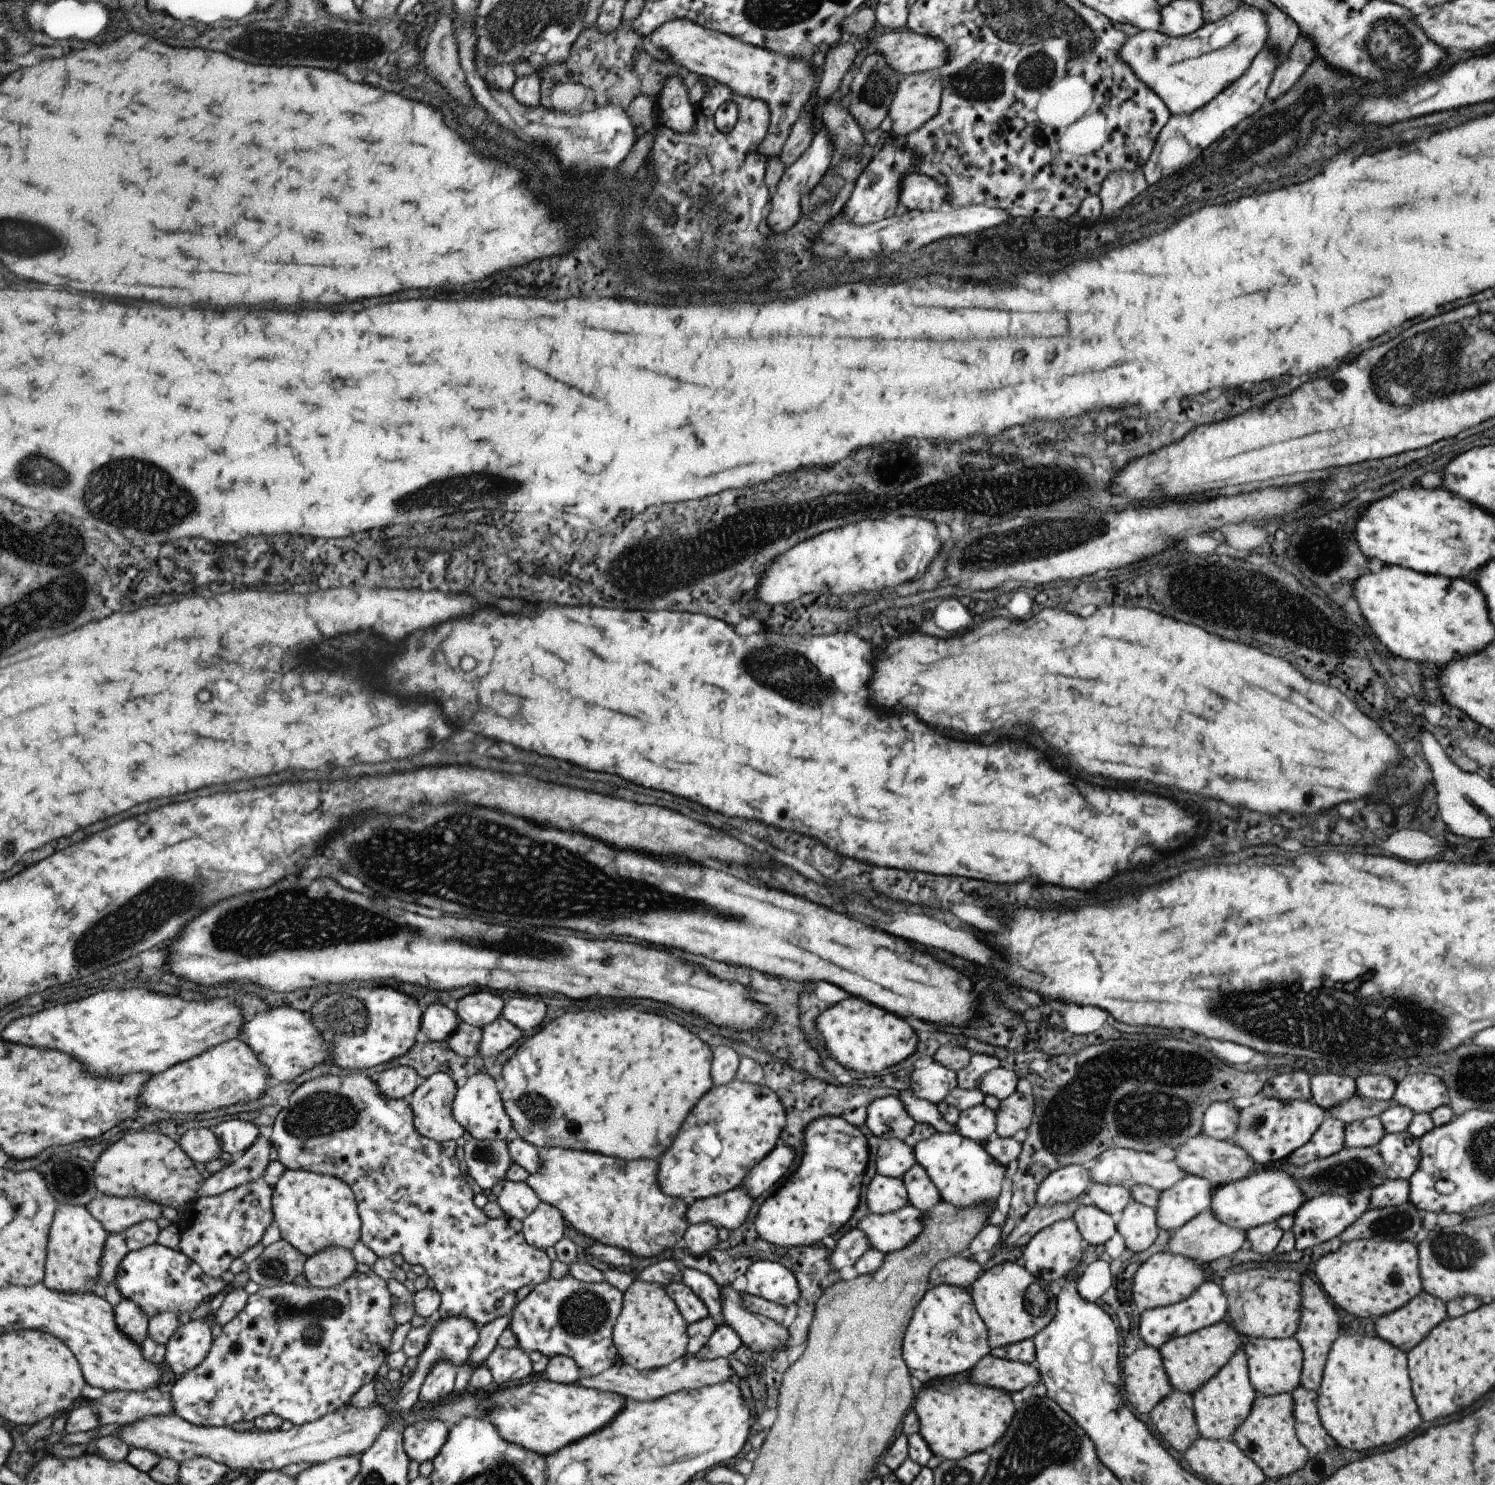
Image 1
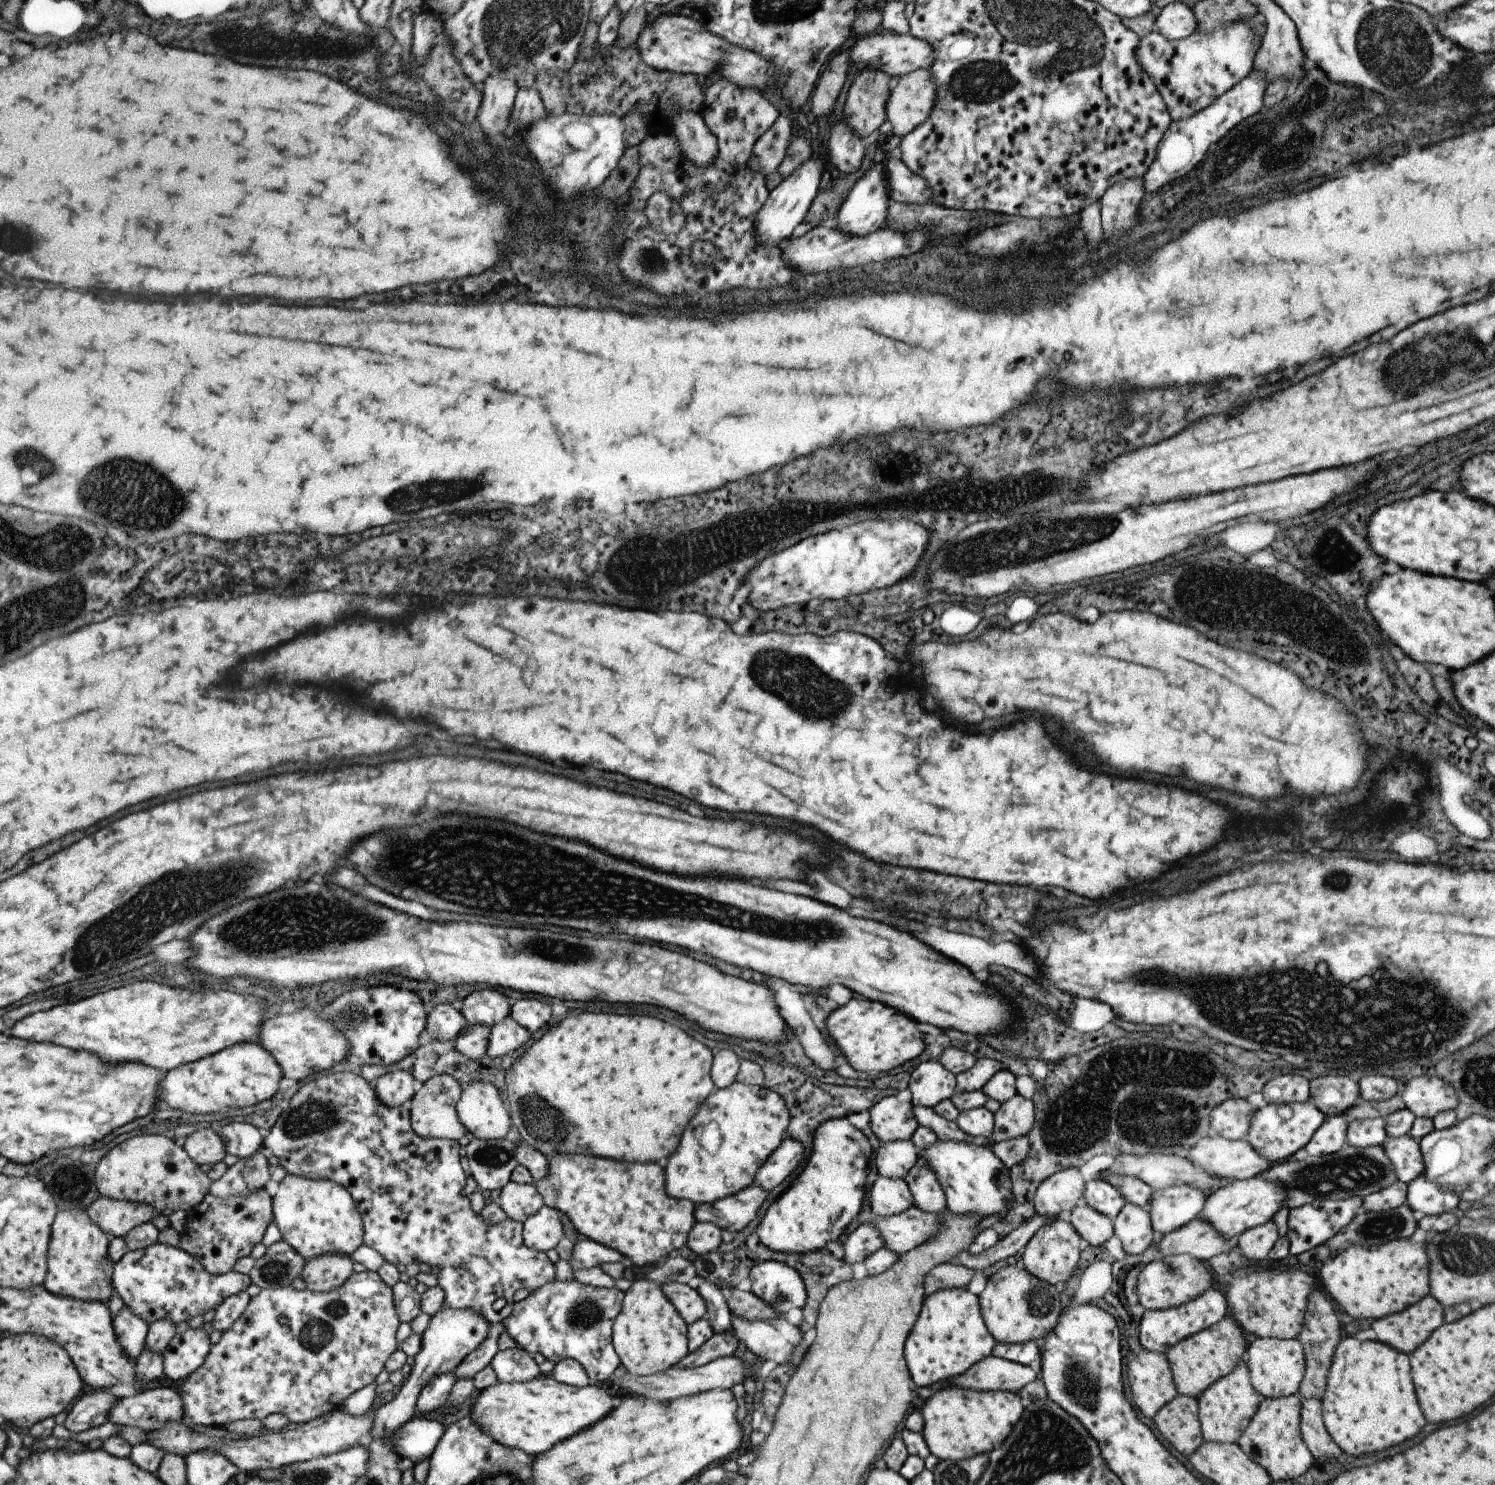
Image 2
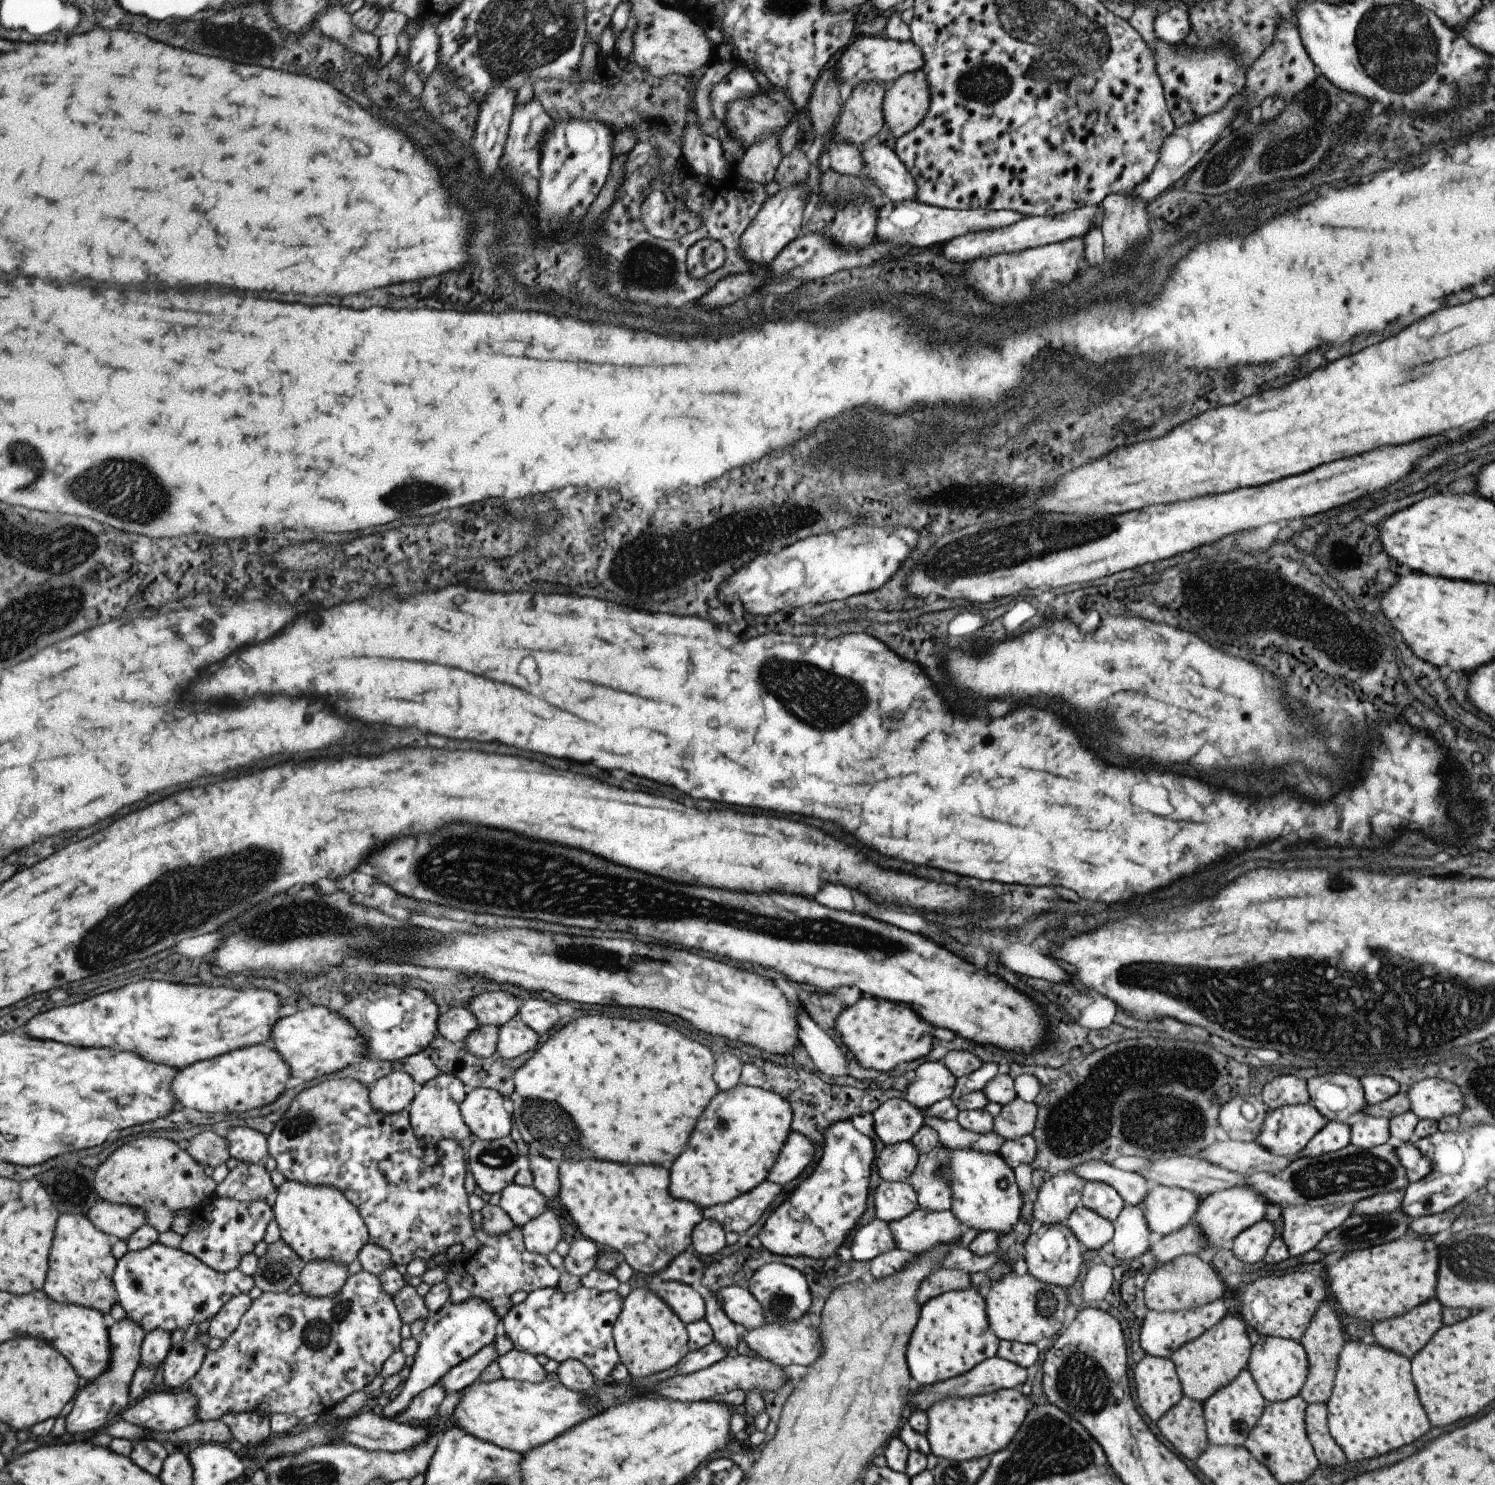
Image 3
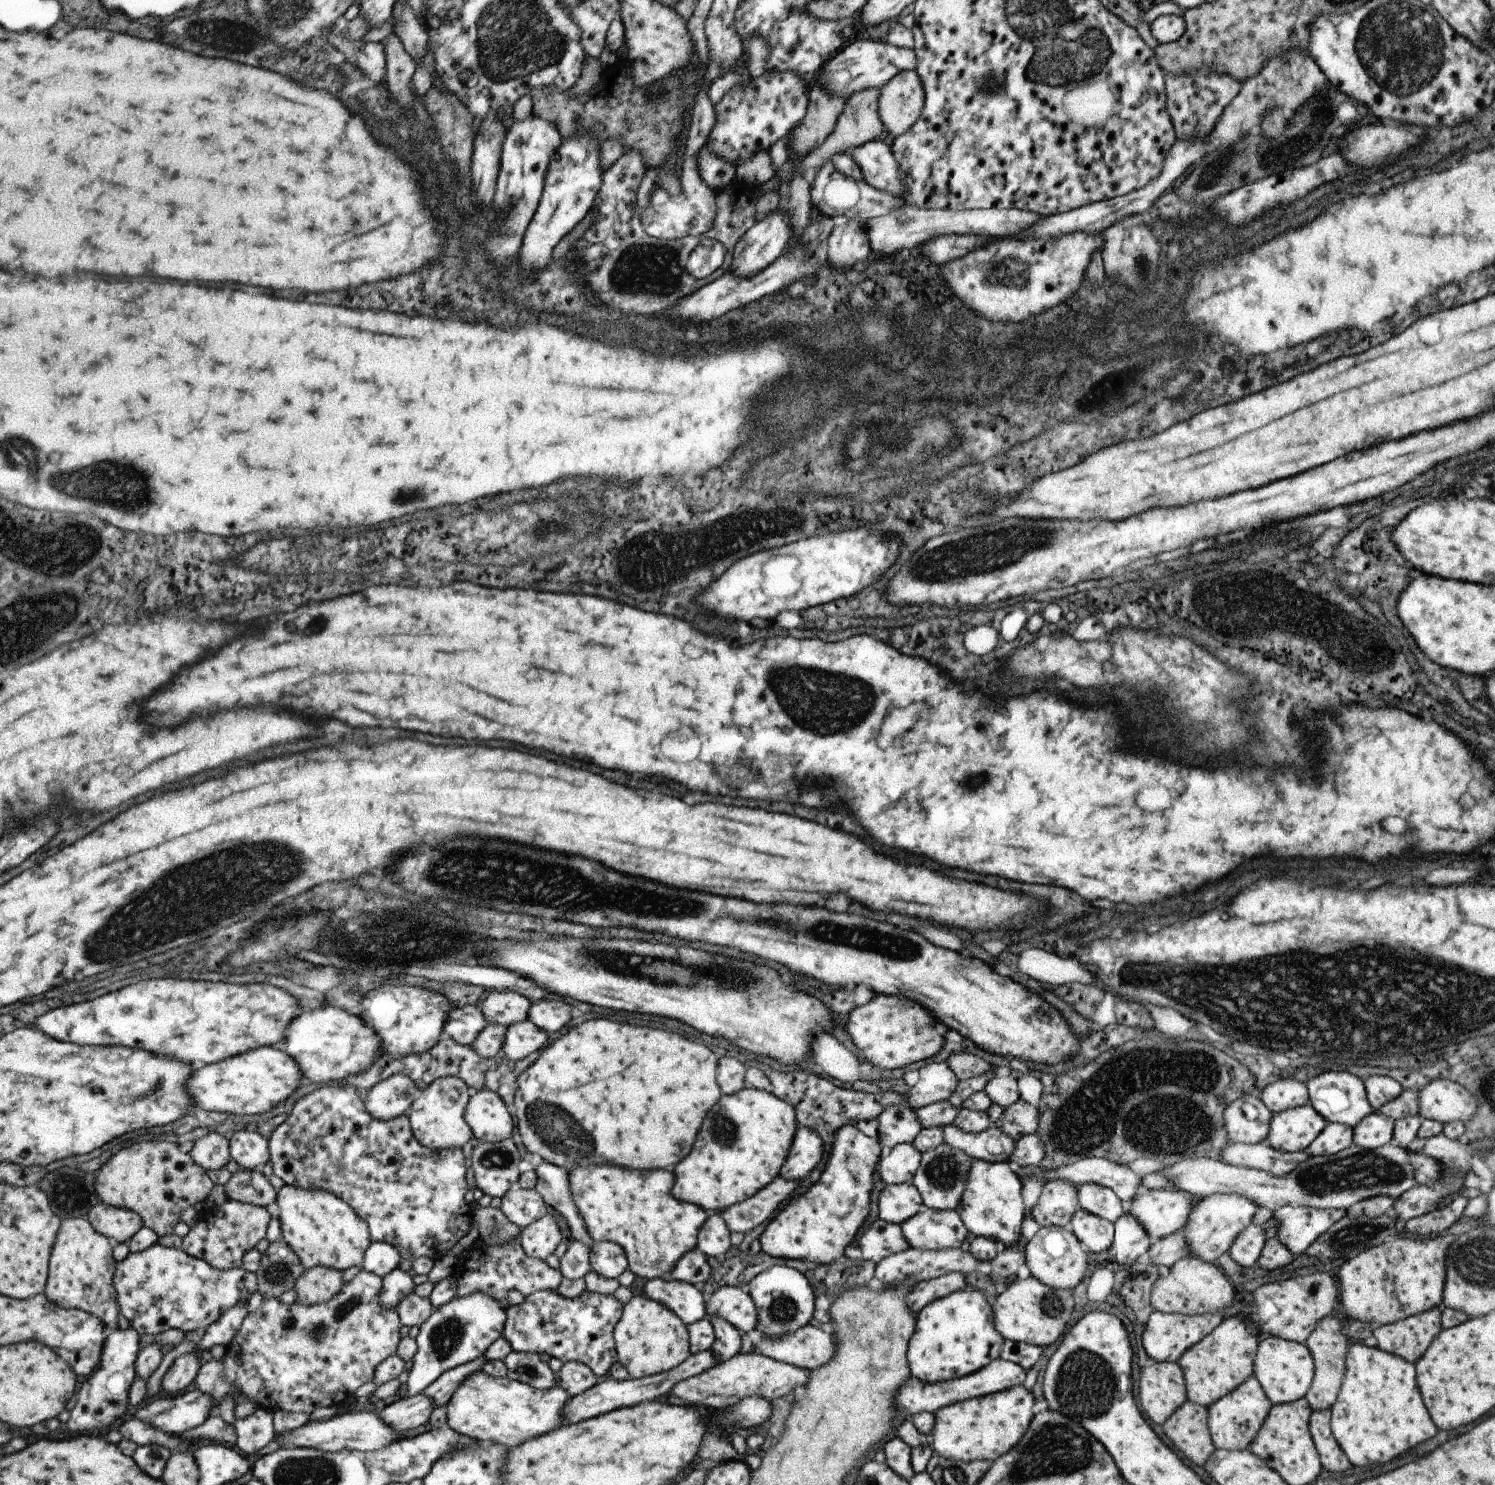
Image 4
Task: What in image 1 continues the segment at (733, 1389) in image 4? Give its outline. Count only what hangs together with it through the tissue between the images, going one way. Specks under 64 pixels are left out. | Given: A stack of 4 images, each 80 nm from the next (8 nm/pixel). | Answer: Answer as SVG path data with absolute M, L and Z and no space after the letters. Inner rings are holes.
M685 1355L679 1357L676 1361L671 1361L669 1364L653 1370L638 1371L625 1363L619 1366L619 1368L613 1365L595 1376L580 1376L580 1380L575 1384L597 1391L617 1393L625 1399L633 1399L634 1401L652 1401L677 1391L697 1390L724 1383L729 1381L731 1374L733 1374L733 1370L729 1367L726 1358L697 1360L689 1357L689 1355Z

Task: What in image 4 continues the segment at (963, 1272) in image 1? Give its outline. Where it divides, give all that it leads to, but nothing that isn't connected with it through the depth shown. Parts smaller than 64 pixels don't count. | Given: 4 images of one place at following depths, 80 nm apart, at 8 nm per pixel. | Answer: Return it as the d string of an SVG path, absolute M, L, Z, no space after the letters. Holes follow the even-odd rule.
M948 1272L934 1279L919 1281L911 1285L910 1291L904 1298L908 1311L913 1313L913 1316L916 1316L916 1313L925 1307L926 1304L968 1288L963 1275L958 1272Z

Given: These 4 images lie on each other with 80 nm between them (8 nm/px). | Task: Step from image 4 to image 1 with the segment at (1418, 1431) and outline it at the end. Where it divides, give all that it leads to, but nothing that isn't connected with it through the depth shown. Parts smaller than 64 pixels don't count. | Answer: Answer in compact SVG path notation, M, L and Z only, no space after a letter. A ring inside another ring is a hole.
M1341 1331L1330 1346L1322 1370L1321 1384L1315 1391L1321 1426L1337 1445L1347 1450L1371 1450L1371 1448L1389 1446L1411 1434L1421 1424L1409 1384L1406 1353L1379 1337L1367 1338L1354 1332L1350 1334Z

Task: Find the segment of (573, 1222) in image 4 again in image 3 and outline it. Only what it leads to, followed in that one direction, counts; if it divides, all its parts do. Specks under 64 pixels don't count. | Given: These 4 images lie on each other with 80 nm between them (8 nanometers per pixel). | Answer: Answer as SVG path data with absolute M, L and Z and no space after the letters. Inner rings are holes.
M527 1155L529 1171L532 1174L532 1187L544 1196L548 1208L565 1211L564 1206L556 1199L560 1189L558 1163L541 1155Z

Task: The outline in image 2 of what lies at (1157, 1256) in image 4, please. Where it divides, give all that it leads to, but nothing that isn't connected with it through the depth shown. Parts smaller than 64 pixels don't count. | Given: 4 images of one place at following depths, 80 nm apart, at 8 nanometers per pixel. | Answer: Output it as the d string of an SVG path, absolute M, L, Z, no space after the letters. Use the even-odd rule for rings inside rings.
M1201 1218L1191 1219L1186 1225L1164 1234L1158 1242L1162 1256L1190 1254L1200 1261L1234 1247L1234 1240L1225 1241Z

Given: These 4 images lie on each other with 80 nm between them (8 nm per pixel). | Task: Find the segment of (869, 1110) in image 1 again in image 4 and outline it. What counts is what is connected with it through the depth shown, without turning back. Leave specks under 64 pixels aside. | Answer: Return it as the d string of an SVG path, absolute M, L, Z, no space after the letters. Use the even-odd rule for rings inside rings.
M906 1102L884 1108L877 1120L877 1138L885 1151L901 1143L912 1144L913 1139L922 1129L918 1118Z

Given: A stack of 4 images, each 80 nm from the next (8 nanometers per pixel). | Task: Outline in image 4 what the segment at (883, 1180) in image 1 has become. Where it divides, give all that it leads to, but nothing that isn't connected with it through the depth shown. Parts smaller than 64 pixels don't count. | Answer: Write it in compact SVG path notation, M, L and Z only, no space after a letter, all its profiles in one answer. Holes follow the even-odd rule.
M909 1182L885 1185L878 1194L878 1218L900 1225L923 1209L922 1198Z

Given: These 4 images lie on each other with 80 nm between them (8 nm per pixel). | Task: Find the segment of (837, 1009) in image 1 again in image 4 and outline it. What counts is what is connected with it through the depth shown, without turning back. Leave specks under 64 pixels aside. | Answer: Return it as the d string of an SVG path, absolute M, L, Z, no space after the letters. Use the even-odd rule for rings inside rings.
M874 995L869 1002L849 1013L845 1030L865 1061L894 1071L937 1054L945 1042L943 1035L949 1029L914 1000L904 996Z

